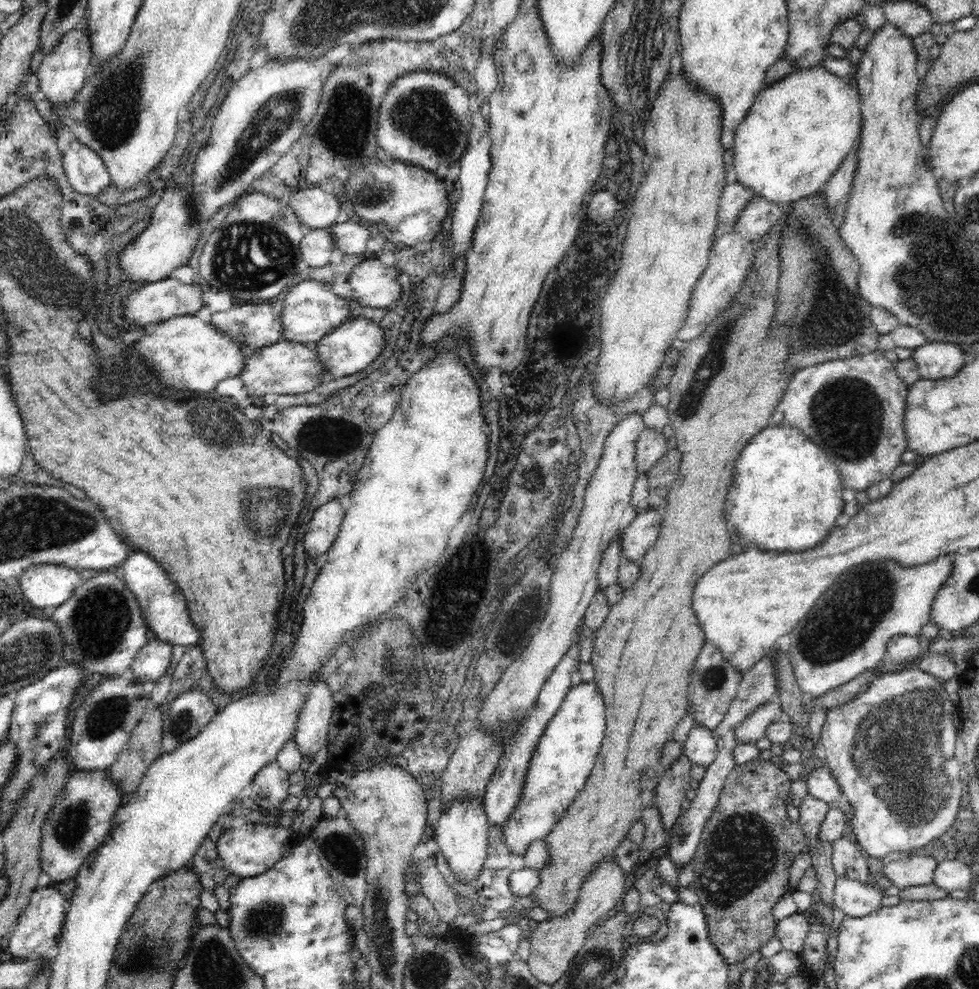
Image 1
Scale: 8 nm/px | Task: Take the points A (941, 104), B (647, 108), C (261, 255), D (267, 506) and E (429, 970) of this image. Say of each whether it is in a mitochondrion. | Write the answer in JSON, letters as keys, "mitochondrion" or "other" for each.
{"A":"other","B":"other","C":"mitochondrion","D":"mitochondrion","E":"mitochondrion"}

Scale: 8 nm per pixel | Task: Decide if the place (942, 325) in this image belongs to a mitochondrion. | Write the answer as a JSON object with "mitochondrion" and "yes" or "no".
{"mitochondrion":"yes"}

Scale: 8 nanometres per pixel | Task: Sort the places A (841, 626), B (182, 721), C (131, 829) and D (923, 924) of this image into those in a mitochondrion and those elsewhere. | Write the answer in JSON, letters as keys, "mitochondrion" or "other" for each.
{"A":"mitochondrion","B":"mitochondrion","C":"other","D":"other"}

